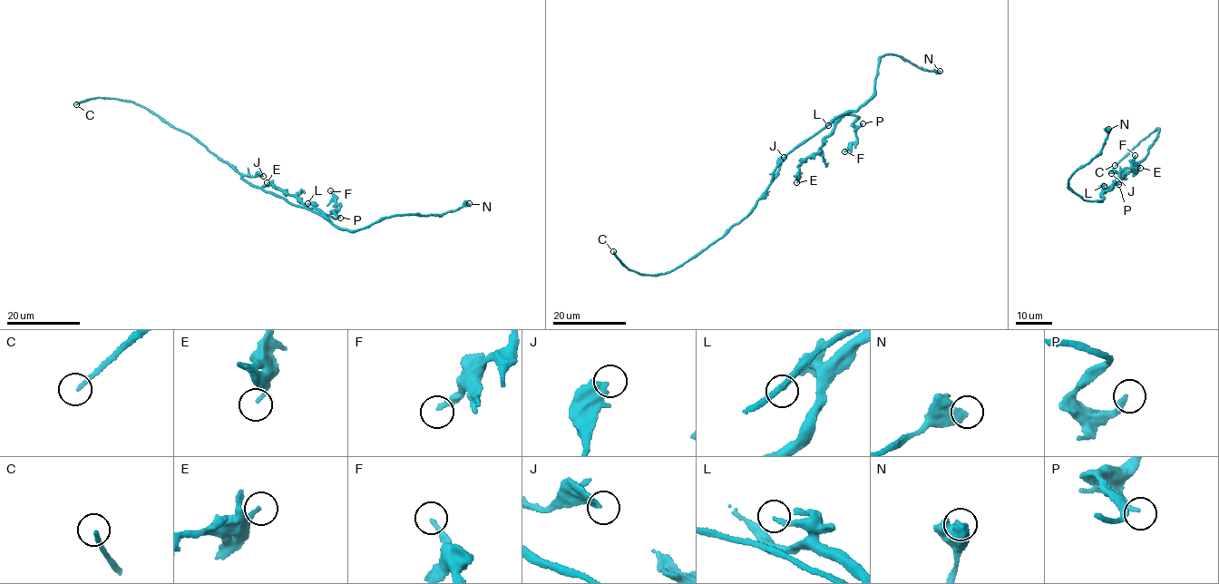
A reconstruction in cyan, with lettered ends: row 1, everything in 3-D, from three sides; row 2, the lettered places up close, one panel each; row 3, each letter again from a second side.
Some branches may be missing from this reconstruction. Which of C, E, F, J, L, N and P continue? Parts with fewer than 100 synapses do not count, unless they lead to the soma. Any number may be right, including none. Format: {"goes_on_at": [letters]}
{"goes_on_at": ["C"]}

